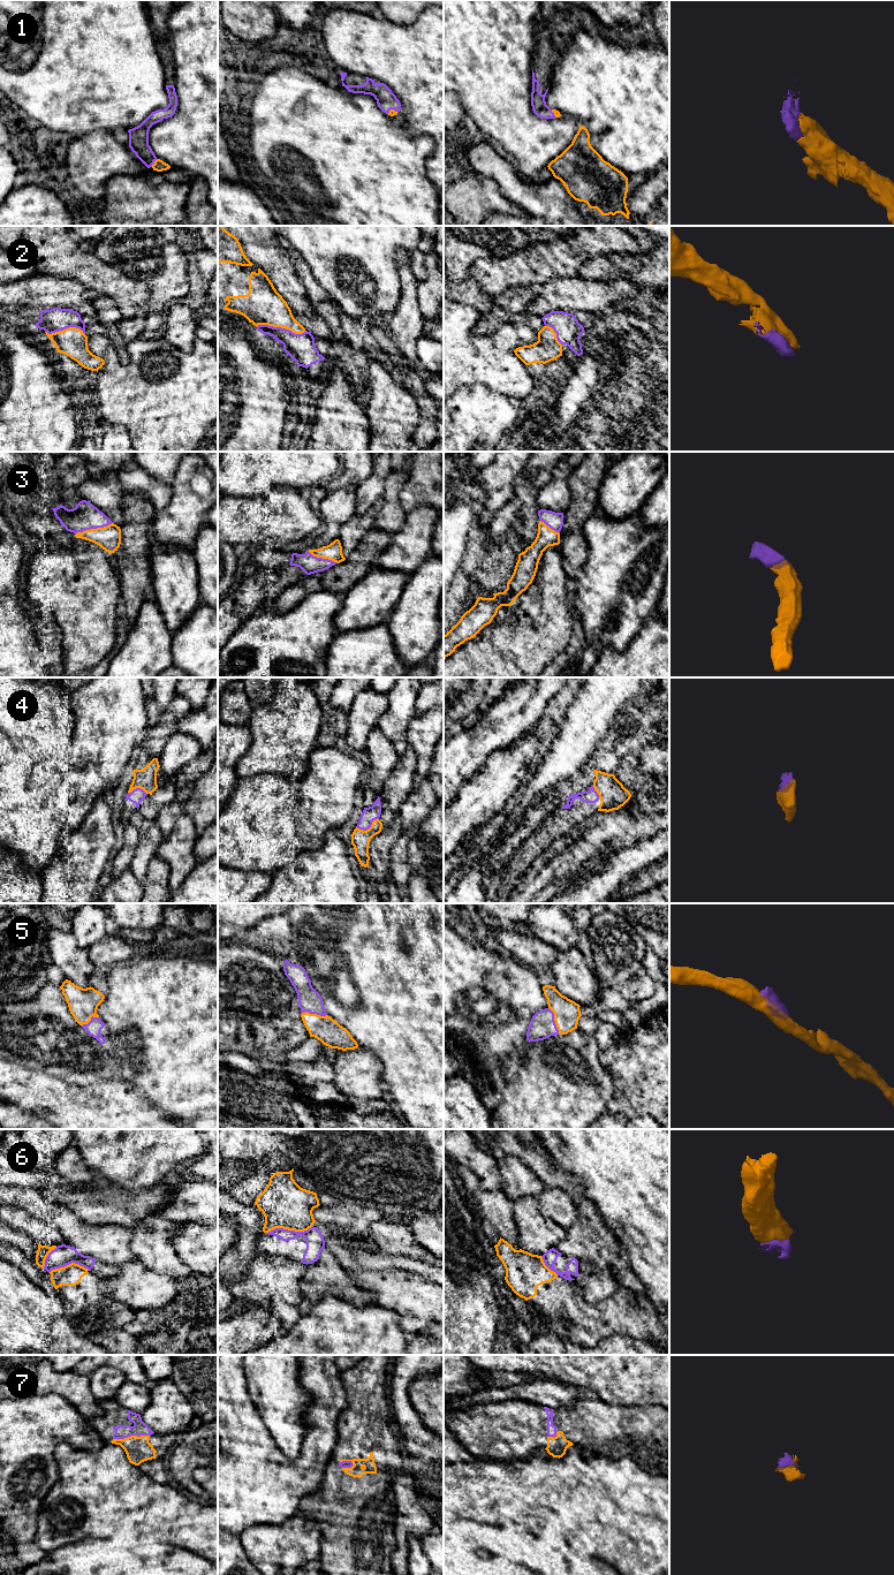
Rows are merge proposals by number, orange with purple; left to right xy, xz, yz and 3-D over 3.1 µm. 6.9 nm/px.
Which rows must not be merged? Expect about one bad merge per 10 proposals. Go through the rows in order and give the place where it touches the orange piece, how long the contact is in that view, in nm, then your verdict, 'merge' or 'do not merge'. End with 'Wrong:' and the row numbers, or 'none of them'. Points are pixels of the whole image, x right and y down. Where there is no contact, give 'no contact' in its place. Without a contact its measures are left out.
1: contact xy (154, 163); length 70 nm; merge
2: contact xz (281, 327); length 360 nm; merge
3: contact xy (93, 529); length 280 nm; merge
4: contact xz (369, 828); length 170 nm; merge
5: contact yz (554, 1020); length 200 nm; merge
6: contact xz (289, 1229); length 340 nm; do not merge
7: contact xy (131, 1436); length 260 nm; merge
Wrong: 6

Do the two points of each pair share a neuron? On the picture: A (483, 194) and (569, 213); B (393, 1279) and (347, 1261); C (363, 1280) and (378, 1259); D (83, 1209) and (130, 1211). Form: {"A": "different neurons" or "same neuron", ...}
{"A": "different neurons", "B": "same neuron", "C": "different neurons", "D": "same neuron"}

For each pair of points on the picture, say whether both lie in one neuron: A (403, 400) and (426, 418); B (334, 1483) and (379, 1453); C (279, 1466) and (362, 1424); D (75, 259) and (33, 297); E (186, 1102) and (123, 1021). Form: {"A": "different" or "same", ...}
{"A": "different", "B": "same", "C": "different", "D": "different", "E": "same"}

